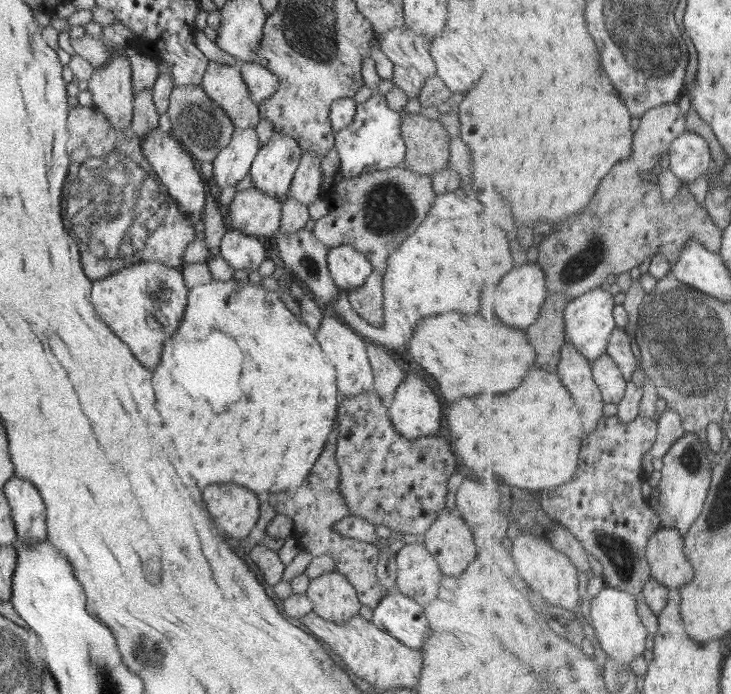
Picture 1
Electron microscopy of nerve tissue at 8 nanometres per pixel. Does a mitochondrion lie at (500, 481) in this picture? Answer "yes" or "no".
no

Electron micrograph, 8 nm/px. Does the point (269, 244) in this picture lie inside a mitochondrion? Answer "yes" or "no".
no

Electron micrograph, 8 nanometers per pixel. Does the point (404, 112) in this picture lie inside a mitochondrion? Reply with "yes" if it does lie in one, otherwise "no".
no

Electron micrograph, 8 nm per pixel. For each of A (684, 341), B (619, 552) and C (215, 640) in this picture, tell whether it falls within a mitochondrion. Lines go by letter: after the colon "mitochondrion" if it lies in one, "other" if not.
A: mitochondrion
B: mitochondrion
C: other

